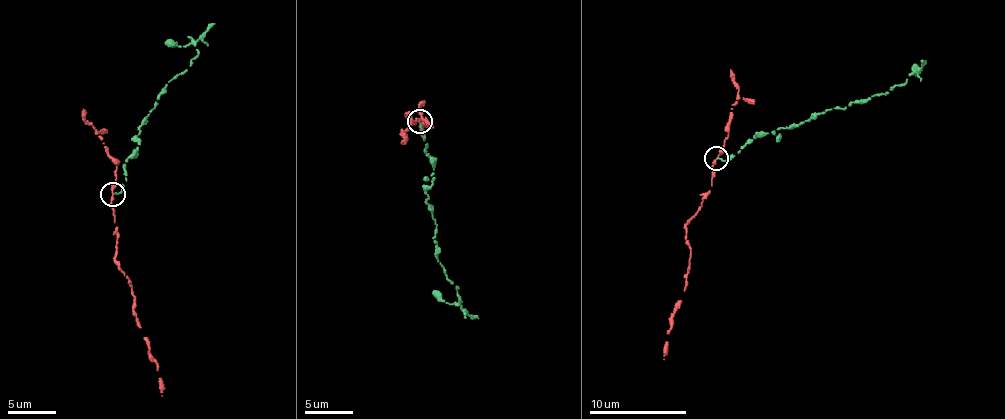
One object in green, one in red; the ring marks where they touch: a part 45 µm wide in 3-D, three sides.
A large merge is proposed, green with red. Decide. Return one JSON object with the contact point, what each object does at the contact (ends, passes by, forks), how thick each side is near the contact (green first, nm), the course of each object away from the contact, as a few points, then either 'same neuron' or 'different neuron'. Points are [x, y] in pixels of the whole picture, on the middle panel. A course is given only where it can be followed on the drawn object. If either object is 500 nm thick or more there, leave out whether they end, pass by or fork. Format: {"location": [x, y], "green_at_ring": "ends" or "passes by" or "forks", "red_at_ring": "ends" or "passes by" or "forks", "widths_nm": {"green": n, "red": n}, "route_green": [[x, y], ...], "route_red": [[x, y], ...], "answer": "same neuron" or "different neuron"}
{"location": [420, 121], "green_at_ring": "ends", "red_at_ring": "passes by", "widths_nm": {"green": 140, "red": 220}, "route_green": [[419, 121], [433, 162], [427, 200], [437, 225], [436, 258], [461, 300], [441, 301], [434, 290]], "route_red": [[419, 121], [416, 118], [412, 125], [405, 115], [409, 112], [409, 127], [402, 132], [407, 140], [402, 142]], "answer": "different neuron"}

